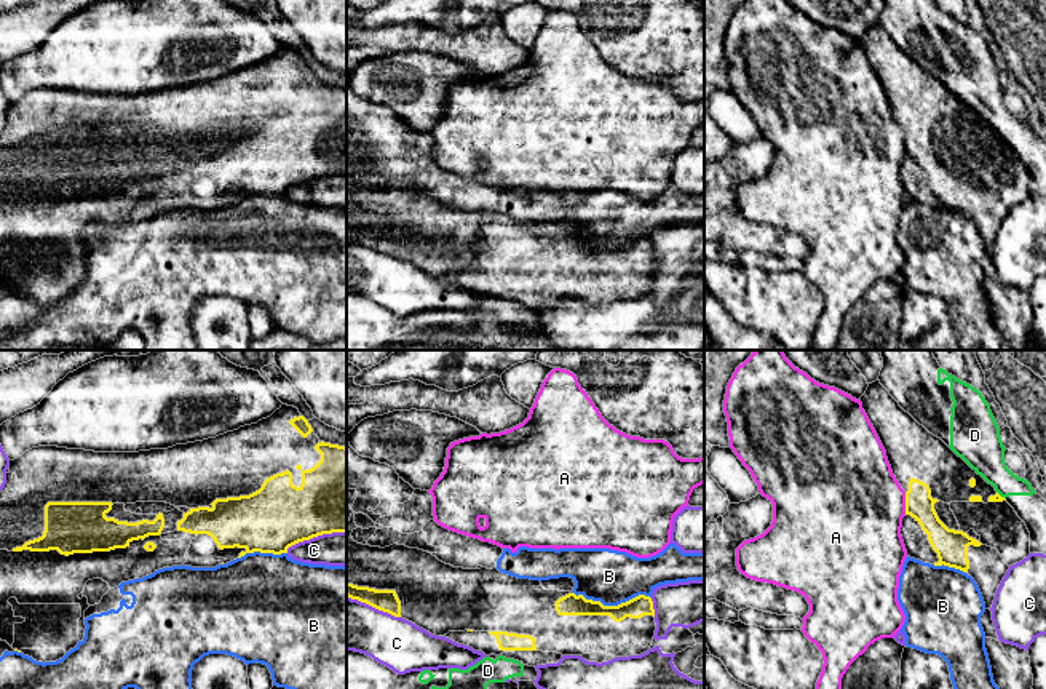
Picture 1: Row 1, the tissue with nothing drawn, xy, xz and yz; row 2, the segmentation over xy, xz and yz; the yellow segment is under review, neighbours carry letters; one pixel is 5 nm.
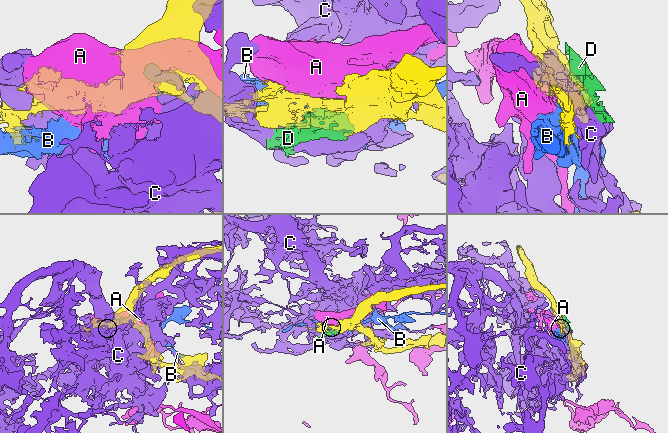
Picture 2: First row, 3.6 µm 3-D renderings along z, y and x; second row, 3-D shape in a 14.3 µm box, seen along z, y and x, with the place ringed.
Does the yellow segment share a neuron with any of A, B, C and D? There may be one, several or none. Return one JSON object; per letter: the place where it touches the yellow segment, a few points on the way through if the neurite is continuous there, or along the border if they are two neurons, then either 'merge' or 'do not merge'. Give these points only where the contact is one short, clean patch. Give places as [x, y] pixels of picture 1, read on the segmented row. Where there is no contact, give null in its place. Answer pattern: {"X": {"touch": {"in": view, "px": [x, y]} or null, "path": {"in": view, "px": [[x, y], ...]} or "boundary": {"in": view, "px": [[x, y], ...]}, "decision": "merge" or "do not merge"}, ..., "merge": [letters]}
{"A": {"touch": {"in": "yz", "px": [906, 504]}, "decision": "do not merge"}, "B": {"touch": {"in": "xz", "px": [612, 606]}, "boundary": {"in": "xz", "px": [[574, 592], [604, 605], [620, 605], [639, 595], [650, 598]]}, "decision": "do not merge"}, "C": {"touch": {"in": "xy", "px": [315, 536]}, "decision": "do not merge"}, "D": {"touch": {"in": "yz", "px": [1000, 496]}, "decision": "do not merge"}, "merge": []}

